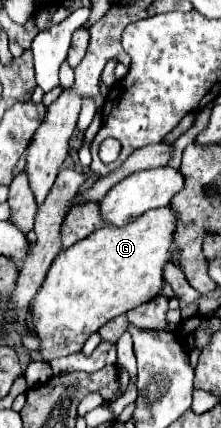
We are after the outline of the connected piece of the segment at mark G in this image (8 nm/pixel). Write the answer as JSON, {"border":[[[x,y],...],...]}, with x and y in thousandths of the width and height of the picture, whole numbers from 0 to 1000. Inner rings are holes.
{"border":[[[697,486],[552,533],[471,528],[353,570],[281,584],[145,701],[154,762],[208,846],[362,822],[380,799],[462,757],[679,706],[733,682],[742,621],[796,607],[796,514],[805,495],[787,486]]]}

